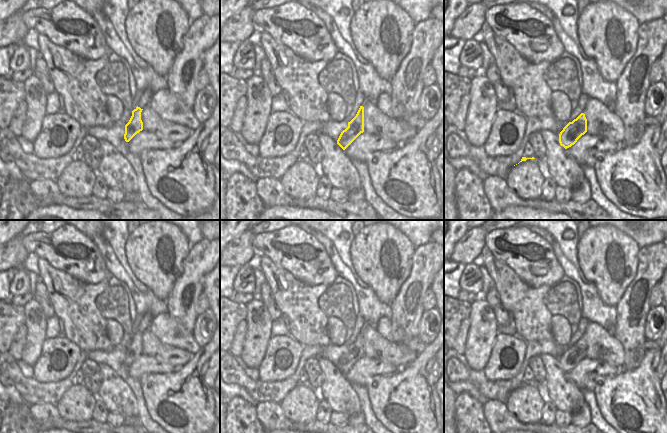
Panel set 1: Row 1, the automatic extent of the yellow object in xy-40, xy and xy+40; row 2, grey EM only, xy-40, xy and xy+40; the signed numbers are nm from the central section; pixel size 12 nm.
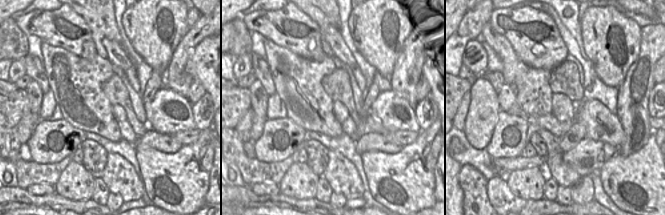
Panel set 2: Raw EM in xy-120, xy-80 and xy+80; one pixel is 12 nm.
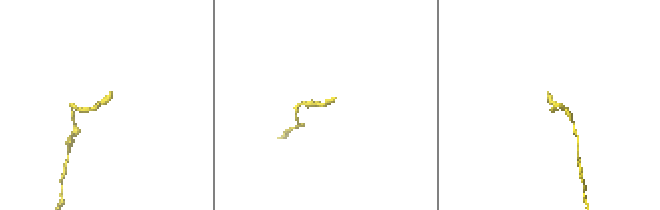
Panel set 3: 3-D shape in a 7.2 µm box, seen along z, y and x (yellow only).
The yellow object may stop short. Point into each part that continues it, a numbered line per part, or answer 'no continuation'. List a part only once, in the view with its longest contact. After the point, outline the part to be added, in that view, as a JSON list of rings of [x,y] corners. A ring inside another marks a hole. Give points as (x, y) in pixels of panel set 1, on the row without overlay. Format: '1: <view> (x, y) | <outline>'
1: xy-40 (145, 322) | [[[145,313],[139,323],[138,331],[143,333],[145,330],[149,329],[153,316],[149,313]]]

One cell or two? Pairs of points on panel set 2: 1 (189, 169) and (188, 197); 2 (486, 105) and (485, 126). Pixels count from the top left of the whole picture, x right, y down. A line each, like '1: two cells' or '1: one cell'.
1: one cell
2: one cell

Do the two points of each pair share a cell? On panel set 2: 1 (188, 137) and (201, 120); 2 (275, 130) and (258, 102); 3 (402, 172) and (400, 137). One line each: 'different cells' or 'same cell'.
1: different cells
2: different cells
3: different cells

